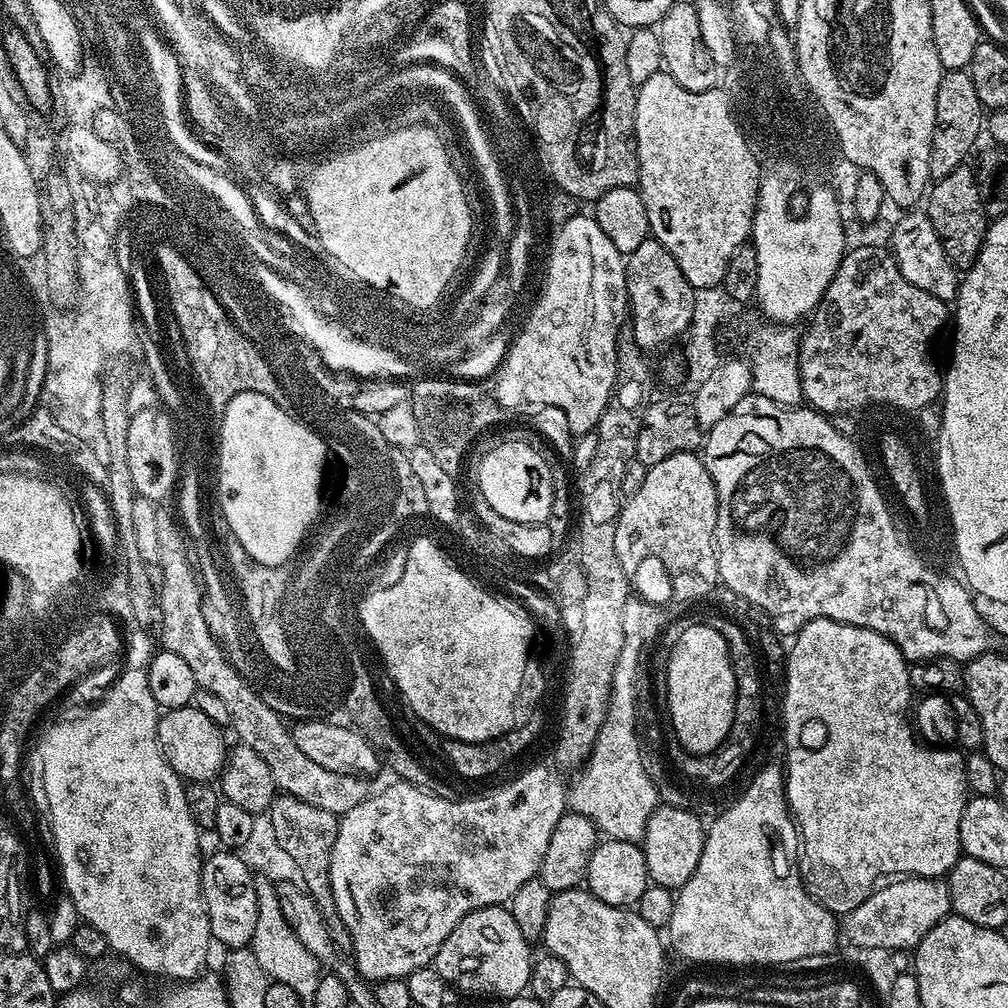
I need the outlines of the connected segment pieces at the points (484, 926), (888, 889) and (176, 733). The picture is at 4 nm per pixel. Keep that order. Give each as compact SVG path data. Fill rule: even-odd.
M507 907L479 908L466 914L466 918L450 930L438 950L434 967L453 989L461 988L472 996L493 996L497 1002L503 1002L527 989L534 959L531 950Z
M900 876L881 883L854 910L843 913L842 936L854 948L887 948L891 953L914 950L948 915L948 886L943 879Z
M196 707L173 708L160 717L158 738L166 762L185 782L212 782L226 767L226 748L221 725L210 722Z

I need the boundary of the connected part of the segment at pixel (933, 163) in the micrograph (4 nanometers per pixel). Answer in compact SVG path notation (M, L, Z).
M948 70L945 71L943 78L938 86L938 98L936 99L936 122L938 127L934 130L934 138L932 139L932 160L930 161L930 177L933 181L946 178L946 174L950 174L955 168L961 167L965 163L964 160L972 152L972 147L976 144L980 132L982 136L982 125L986 120L986 112L982 107L978 93L974 91L974 82L969 78L967 71L964 70Z

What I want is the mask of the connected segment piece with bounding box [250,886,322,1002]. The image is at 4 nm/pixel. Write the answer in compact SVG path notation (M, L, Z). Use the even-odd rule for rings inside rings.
M272 886L257 887L258 894L258 926L254 926L254 938L250 945L254 958L258 958L262 970L269 981L291 986L298 998L310 1002L314 998L314 990L318 990L318 982L322 975L322 965L315 956L306 950L299 941L298 934L292 929L283 913L277 889Z

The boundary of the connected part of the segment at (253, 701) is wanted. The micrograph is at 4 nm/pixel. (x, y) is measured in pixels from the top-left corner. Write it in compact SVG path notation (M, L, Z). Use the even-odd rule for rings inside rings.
M200 622L198 632L194 632L194 660L190 656L182 658L189 664L196 679L197 688L210 690L225 706L230 706L231 731L236 731L236 740L250 746L250 750L258 753L258 758L270 766L270 774L274 774L274 782L281 793L298 798L302 802L310 802L310 806L319 806L321 810L330 810L338 818L345 816L354 806L358 806L370 795L368 780L362 776L338 774L334 770L326 770L326 766L318 766L311 758L306 758L298 746L294 746L289 725L240 677L240 668L228 661L220 641L214 638L210 626Z

